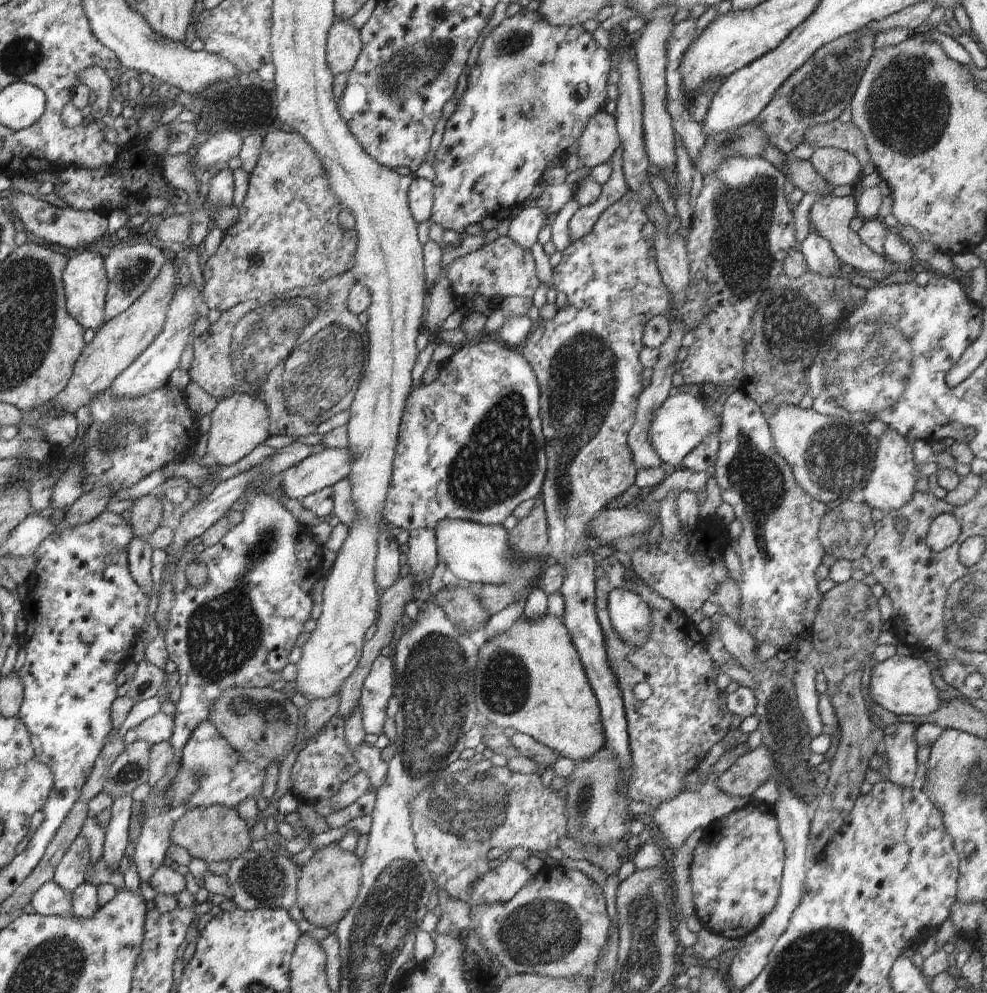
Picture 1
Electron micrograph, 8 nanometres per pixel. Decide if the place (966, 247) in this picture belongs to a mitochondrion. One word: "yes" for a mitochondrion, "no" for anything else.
no

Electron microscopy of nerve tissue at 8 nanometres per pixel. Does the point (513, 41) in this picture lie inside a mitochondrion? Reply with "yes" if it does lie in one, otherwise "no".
yes

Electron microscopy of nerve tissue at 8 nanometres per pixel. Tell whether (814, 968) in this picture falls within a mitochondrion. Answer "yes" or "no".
yes

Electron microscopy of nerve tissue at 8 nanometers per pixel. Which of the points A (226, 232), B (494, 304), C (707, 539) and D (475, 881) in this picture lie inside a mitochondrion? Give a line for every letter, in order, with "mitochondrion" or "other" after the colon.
A: other
B: other
C: other
D: other

